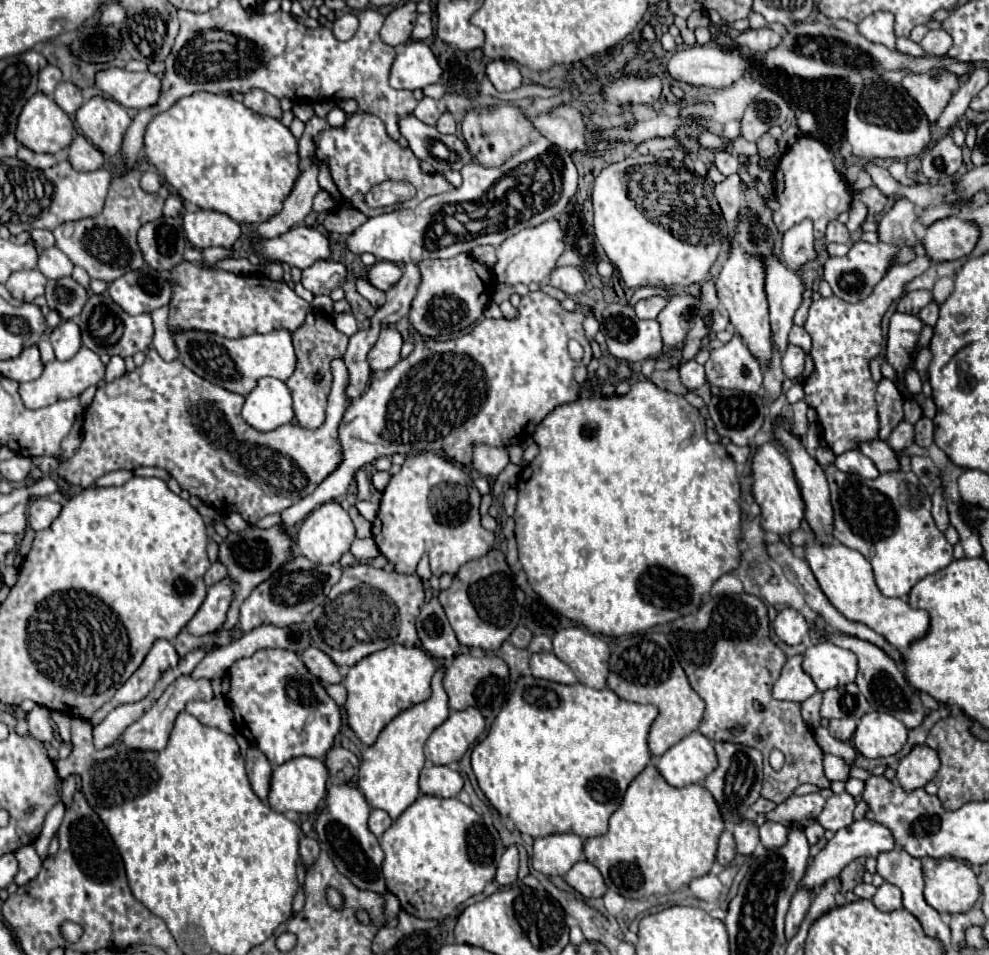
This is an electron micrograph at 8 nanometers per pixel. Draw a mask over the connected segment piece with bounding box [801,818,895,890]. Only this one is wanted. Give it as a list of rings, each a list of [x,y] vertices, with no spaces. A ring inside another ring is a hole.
[[[867,818],[855,820],[851,826],[839,830],[835,834],[835,838],[829,840],[827,846],[813,858],[813,866],[805,872],[805,876],[801,880],[801,886],[811,888],[811,890],[817,890],[817,888],[821,888],[821,884],[825,880],[839,876],[839,872],[851,860],[855,860],[859,856],[877,856],[879,852],[887,852],[887,850],[893,850],[893,848],[895,848],[895,838],[893,838],[893,834],[891,834],[891,830],[887,826],[883,826],[879,822],[873,822],[873,820],[867,820]],[[819,860],[823,860],[823,864]]]

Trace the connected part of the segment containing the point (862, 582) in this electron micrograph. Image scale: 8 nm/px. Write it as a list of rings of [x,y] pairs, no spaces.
[[[813,542],[805,544],[805,558],[813,574],[817,576],[817,582],[829,602],[849,620],[861,622],[881,636],[889,640],[899,650],[909,648],[915,640],[923,638],[929,632],[929,614],[925,610],[913,610],[905,600],[901,598],[885,598],[873,578],[871,564],[865,556],[861,556],[857,550],[847,548],[839,542]]]

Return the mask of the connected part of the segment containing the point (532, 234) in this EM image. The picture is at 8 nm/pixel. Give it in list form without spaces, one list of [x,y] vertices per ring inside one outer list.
[[[555,218],[535,226],[535,228],[525,228],[513,236],[509,236],[499,248],[497,248],[497,264],[489,268],[491,276],[499,284],[531,284],[531,282],[545,282],[551,270],[557,264],[557,258],[561,256],[565,242],[563,242],[563,230]]]

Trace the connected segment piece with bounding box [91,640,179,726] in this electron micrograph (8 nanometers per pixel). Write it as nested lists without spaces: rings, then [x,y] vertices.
[[[157,640],[153,644],[153,648],[149,650],[145,662],[141,664],[141,668],[115,692],[113,700],[109,704],[105,704],[103,708],[99,708],[95,712],[95,716],[91,718],[91,724],[97,726],[103,722],[103,718],[119,704],[129,704],[129,702],[137,702],[143,700],[155,686],[155,682],[161,678],[161,674],[175,666],[179,662],[179,656],[175,654],[175,648],[171,642],[167,640]]]

